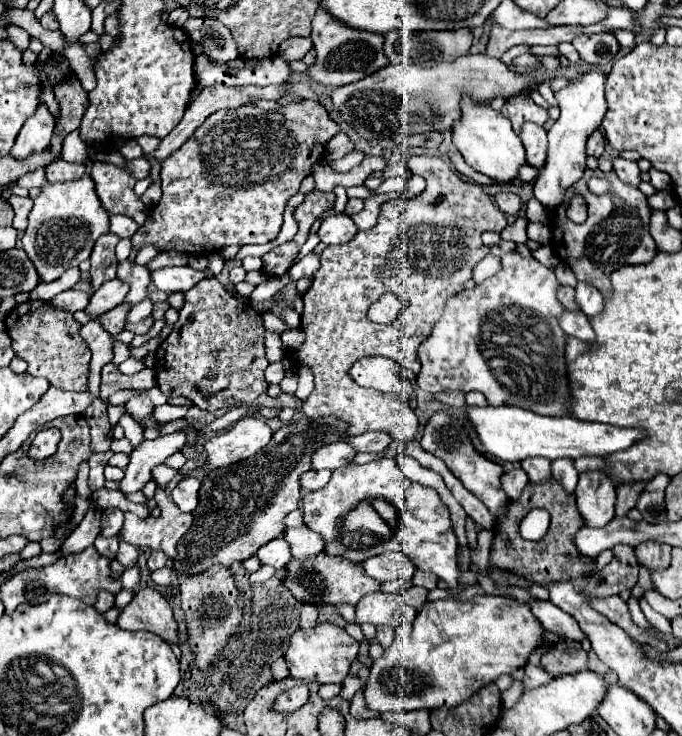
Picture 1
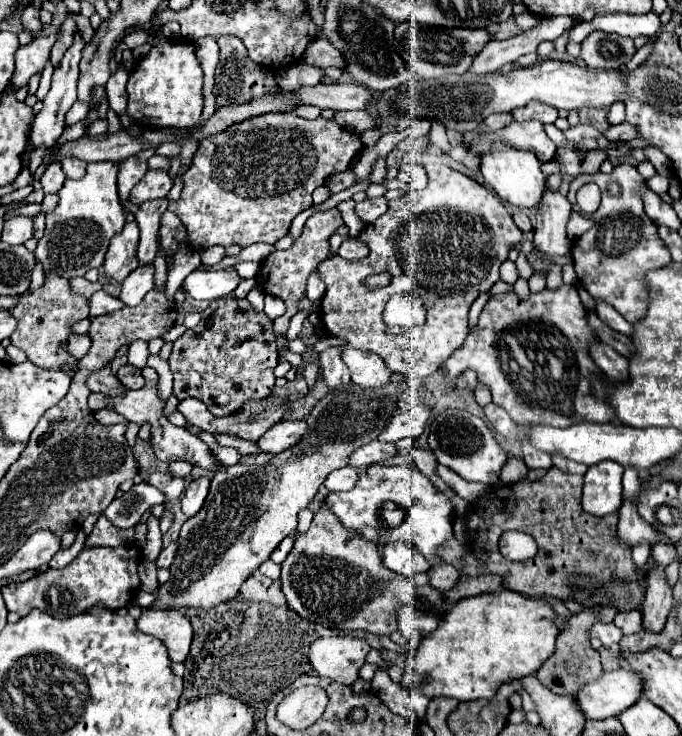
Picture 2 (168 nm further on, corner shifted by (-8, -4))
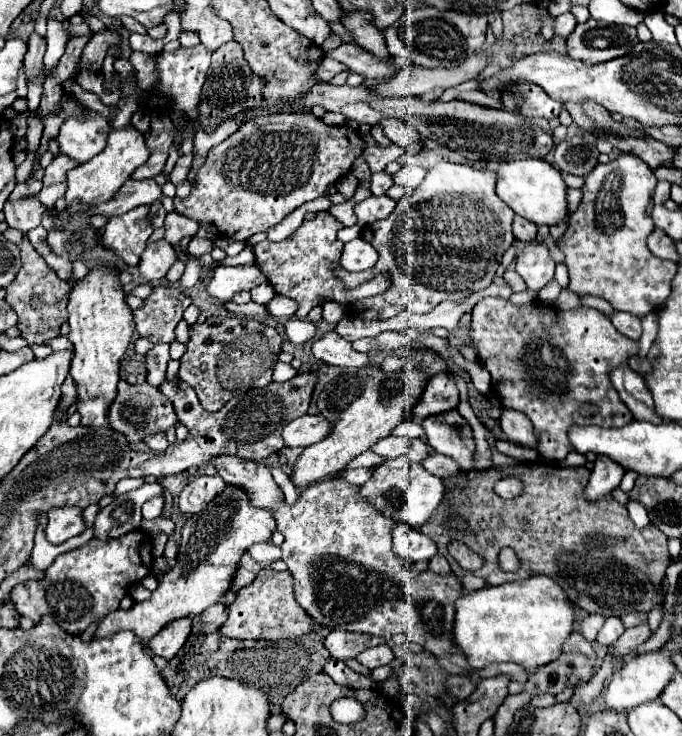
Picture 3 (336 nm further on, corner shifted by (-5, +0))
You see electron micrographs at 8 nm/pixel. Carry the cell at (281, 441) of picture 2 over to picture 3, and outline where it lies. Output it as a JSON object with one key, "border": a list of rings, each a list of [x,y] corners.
{"border":[[[306,414],[306,416],[300,416],[300,418],[292,420],[290,424],[286,424],[282,438],[288,448],[294,448],[294,446],[316,444],[322,438],[326,438],[326,434],[330,434],[330,422],[326,422],[326,418],[322,418],[322,414],[316,414],[316,416]]]}

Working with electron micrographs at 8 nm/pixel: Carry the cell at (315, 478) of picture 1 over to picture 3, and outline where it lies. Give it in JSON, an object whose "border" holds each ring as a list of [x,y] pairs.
{"border":[[[356,468],[356,470],[346,470],[342,478],[348,480],[348,482],[352,482],[352,484],[362,486],[362,484],[366,484],[370,480],[372,472],[374,472],[374,468]]]}

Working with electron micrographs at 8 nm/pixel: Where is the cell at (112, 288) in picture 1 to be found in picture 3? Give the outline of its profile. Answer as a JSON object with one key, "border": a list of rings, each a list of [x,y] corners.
{"border":[[[164,238],[158,242],[152,242],[144,252],[142,252],[142,260],[138,264],[140,268],[140,276],[154,282],[158,278],[164,278],[166,270],[170,270],[170,266],[178,260],[178,252],[174,250],[174,246],[170,246],[170,242],[166,242]]]}

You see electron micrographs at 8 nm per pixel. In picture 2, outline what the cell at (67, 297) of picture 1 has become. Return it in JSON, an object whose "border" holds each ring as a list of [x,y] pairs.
{"border":[[[99,290],[95,292],[91,298],[89,298],[89,318],[95,318],[95,316],[101,316],[101,314],[109,314],[117,308],[121,308],[121,300],[119,298],[113,298],[109,296],[105,290]]]}

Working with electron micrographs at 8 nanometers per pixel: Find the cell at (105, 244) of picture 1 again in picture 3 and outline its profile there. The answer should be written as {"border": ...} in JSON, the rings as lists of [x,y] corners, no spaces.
{"border":[[[138,206],[122,216],[110,218],[104,226],[104,244],[112,248],[128,266],[140,262],[140,254],[154,228],[150,226],[150,206]]]}

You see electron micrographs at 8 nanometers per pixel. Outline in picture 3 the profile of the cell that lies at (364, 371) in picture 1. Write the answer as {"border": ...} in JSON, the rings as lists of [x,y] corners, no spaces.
{"border":[[[334,330],[324,334],[320,340],[312,342],[312,354],[316,360],[340,368],[360,368],[368,364],[368,356],[362,352],[356,352],[350,342],[346,342],[342,336],[338,336]]]}

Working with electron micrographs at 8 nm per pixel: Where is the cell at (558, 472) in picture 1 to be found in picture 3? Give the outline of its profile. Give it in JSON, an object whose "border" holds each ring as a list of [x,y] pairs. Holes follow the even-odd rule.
{"border":[[[484,298],[472,310],[472,330],[470,340],[478,350],[478,360],[492,374],[492,388],[502,398],[504,408],[522,410],[534,424],[534,434],[538,438],[538,454],[550,460],[562,462],[570,452],[568,430],[572,426],[602,426],[602,428],[622,428],[632,422],[632,414],[620,400],[618,392],[610,382],[610,370],[614,366],[628,362],[630,354],[638,354],[640,346],[636,340],[622,336],[610,318],[594,308],[580,306],[574,312],[556,310],[554,306],[534,308],[534,306],[514,306],[502,298]],[[548,344],[552,348],[552,362],[538,360],[540,348]]]}

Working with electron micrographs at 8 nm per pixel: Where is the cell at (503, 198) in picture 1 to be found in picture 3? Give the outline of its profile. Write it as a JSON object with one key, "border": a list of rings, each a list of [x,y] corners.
{"border":[[[520,216],[514,218],[514,236],[522,242],[534,242],[536,240],[536,226],[528,220],[522,220]]]}

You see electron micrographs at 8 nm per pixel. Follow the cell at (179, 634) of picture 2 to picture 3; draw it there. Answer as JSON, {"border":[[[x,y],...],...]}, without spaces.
{"border":[[[182,618],[176,622],[170,622],[162,632],[158,632],[148,646],[162,658],[172,660],[178,650],[184,646],[186,638],[190,636],[190,628],[192,628],[192,620],[190,618]]]}

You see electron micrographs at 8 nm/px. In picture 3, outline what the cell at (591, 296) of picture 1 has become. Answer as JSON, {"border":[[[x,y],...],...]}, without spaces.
{"border":[[[614,312],[612,324],[618,328],[618,332],[622,332],[624,336],[628,336],[628,338],[632,338],[632,340],[638,340],[640,334],[642,334],[640,320],[638,320],[634,314],[628,314],[628,312]]]}

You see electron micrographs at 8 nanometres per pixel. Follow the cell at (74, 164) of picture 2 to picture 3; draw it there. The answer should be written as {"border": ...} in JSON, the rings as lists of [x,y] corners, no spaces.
{"border":[[[78,104],[84,114],[82,116],[68,116],[58,134],[60,152],[78,160],[86,162],[94,158],[104,146],[110,132],[110,126],[106,124],[106,118],[98,112],[92,112],[84,104]]]}

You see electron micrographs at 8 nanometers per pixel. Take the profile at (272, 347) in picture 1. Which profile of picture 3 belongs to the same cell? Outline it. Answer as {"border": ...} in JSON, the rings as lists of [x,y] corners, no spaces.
{"border":[[[318,212],[314,220],[304,220],[304,224],[294,234],[290,234],[286,240],[282,240],[282,242],[264,240],[254,246],[256,262],[258,262],[260,270],[266,274],[268,282],[274,286],[274,290],[278,294],[294,298],[298,302],[296,316],[300,320],[304,320],[314,306],[320,306],[326,300],[350,304],[350,302],[358,302],[362,298],[374,296],[378,292],[384,292],[390,287],[388,274],[380,274],[370,280],[370,284],[360,286],[360,288],[346,290],[346,286],[342,286],[342,280],[336,278],[336,274],[332,270],[332,266],[336,266],[340,262],[340,252],[344,246],[336,238],[340,228],[344,228],[344,224],[338,222],[330,212]]]}

